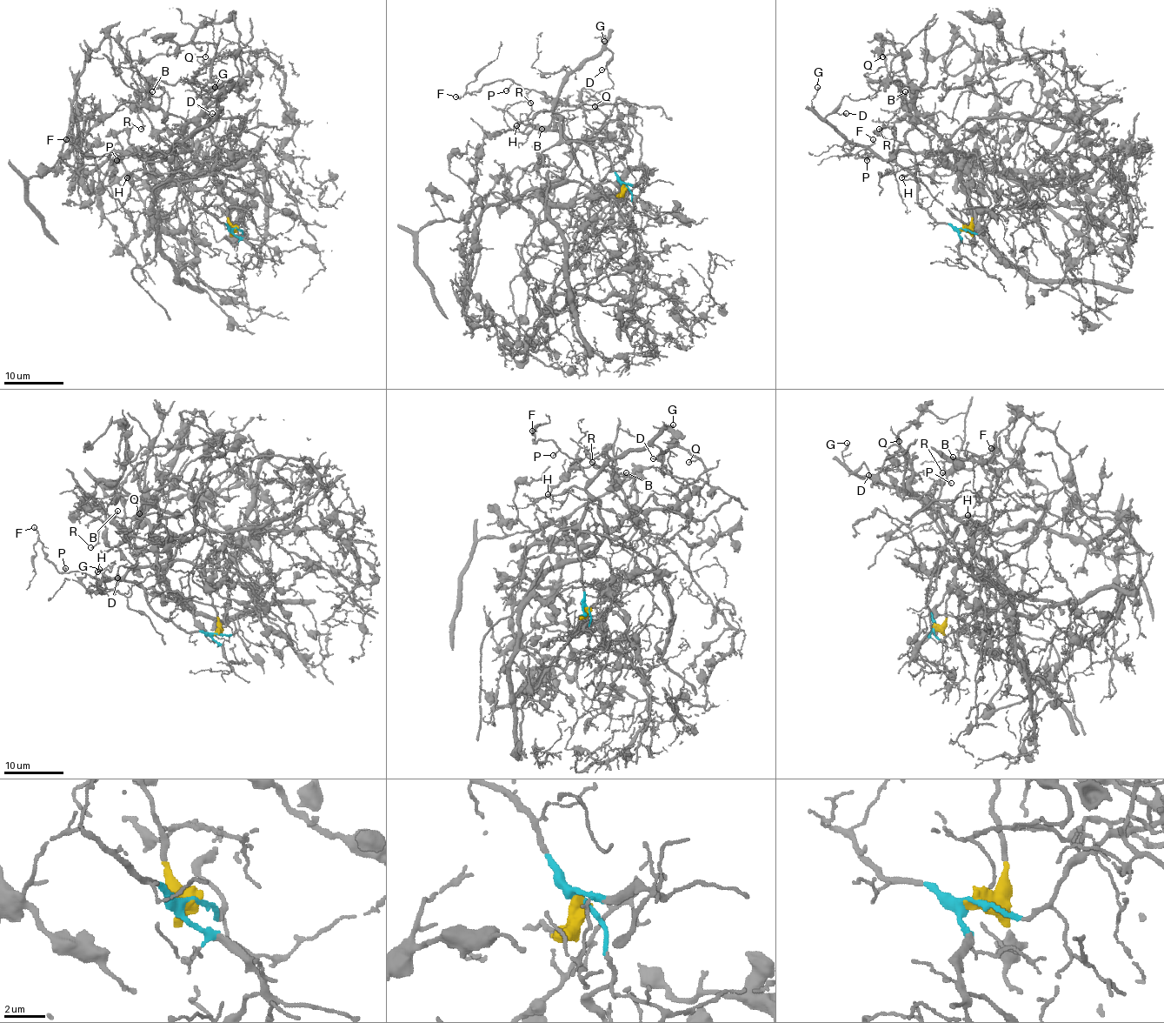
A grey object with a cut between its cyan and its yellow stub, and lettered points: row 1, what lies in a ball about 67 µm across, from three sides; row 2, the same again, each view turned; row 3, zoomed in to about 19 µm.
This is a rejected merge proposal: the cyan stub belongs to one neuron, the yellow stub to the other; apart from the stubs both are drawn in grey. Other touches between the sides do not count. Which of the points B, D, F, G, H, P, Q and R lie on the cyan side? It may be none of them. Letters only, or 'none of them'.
D, F, G, H, P

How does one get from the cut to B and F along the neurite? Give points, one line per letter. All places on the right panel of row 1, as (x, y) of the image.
B: (962, 228), (971, 221), (969, 167), (962, 160), (956, 161), (953, 152), (907, 112), (905, 91)
F: (962, 228), (940, 223), (917, 200), (915, 179), (895, 163), (868, 152), (854, 157), (867, 157), (873, 139)

